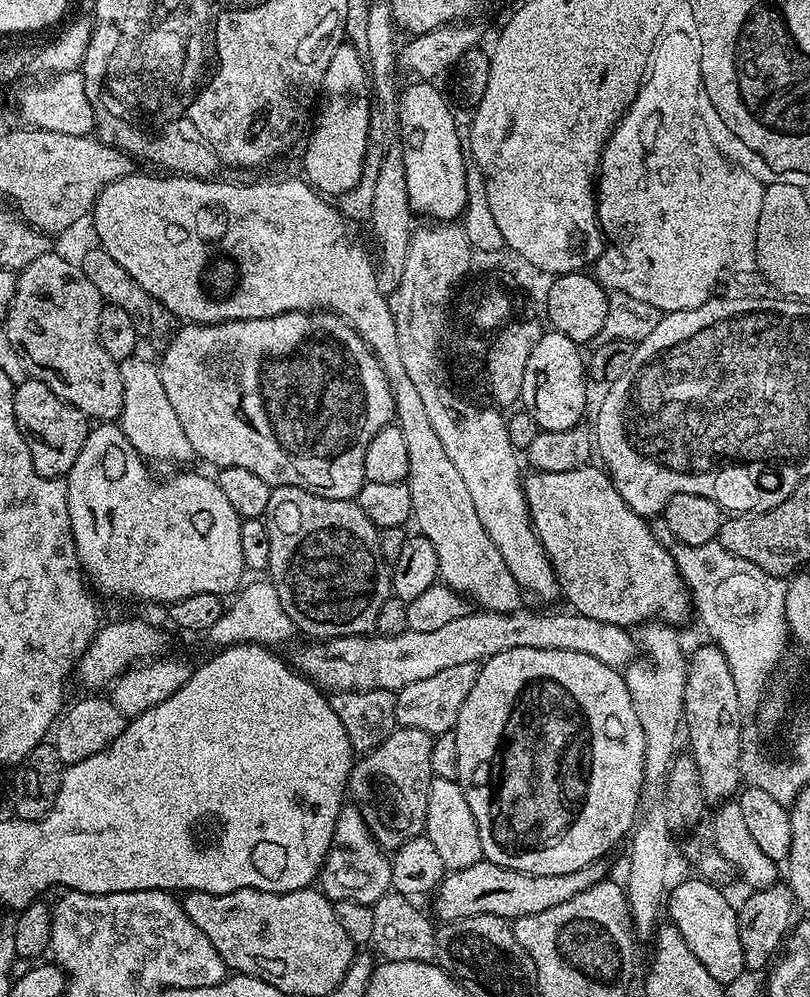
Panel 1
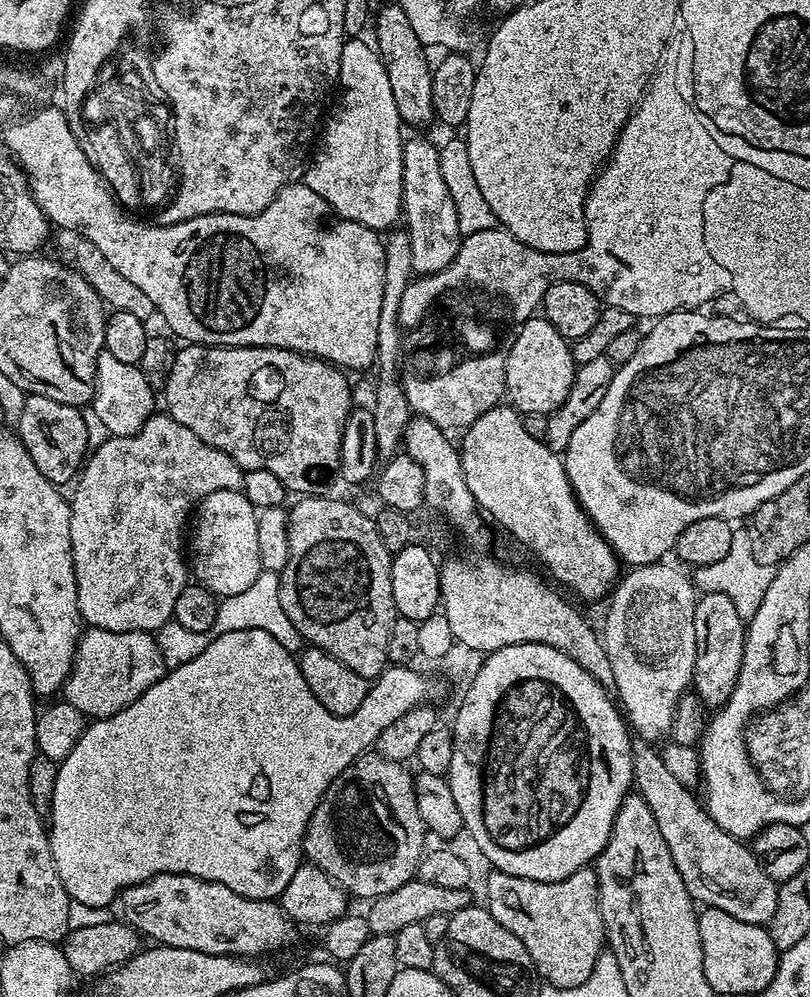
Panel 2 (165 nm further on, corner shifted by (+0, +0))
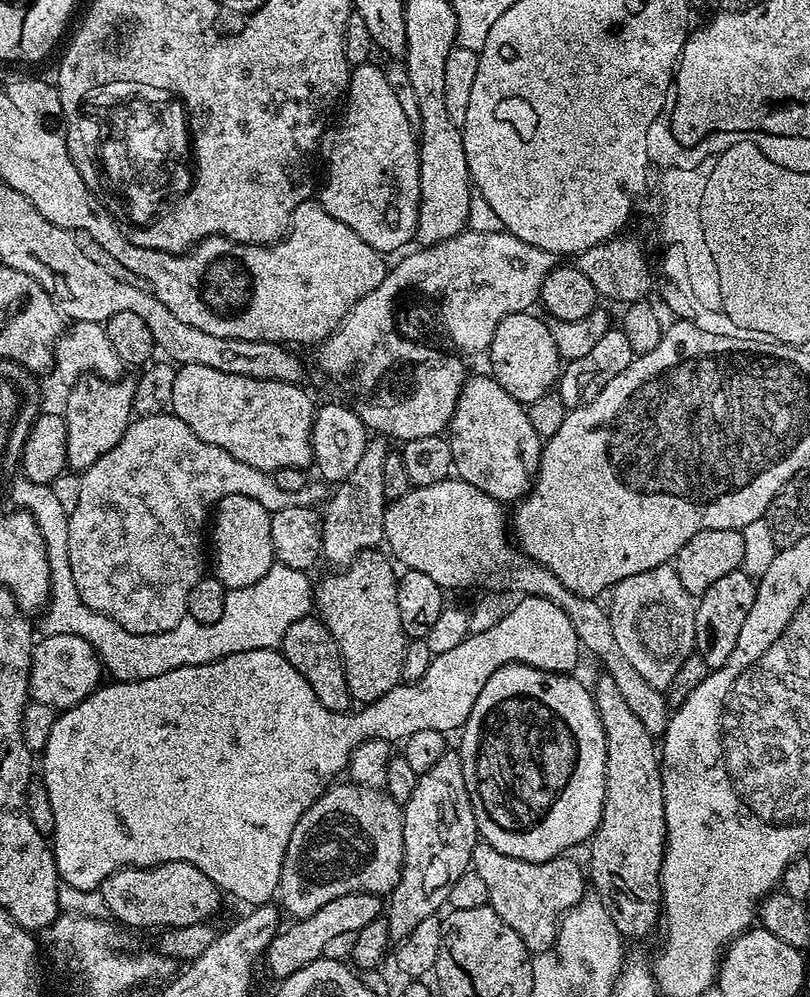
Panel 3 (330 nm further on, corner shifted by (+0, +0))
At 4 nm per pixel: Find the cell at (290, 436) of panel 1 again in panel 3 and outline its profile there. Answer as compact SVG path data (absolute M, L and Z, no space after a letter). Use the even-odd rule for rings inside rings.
M186 364L176 368L171 415L176 416L202 442L234 454L238 462L274 473L282 466L307 469L312 464L312 423L316 408L300 384L246 378Z

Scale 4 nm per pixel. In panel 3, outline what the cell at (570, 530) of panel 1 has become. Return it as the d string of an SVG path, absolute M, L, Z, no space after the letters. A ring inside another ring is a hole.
M473 375L464 385L452 420L448 423L446 439L452 451L455 475L461 480L470 482L470 486L478 486L478 490L501 502L509 502L508 500L519 502L532 491L540 466L542 437L536 433L534 426L530 426L527 407L510 398L510 394L506 394L506 390L502 390L500 383L492 379L491 375L476 377Z

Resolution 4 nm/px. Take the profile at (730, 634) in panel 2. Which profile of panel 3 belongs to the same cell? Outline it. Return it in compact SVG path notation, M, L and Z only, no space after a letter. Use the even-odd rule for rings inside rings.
M742 570L725 574L718 578L706 594L698 598L696 605L696 646L695 651L706 662L709 670L720 668L734 654L738 646L738 634L746 622L746 614L750 614L750 606L754 606L757 581Z

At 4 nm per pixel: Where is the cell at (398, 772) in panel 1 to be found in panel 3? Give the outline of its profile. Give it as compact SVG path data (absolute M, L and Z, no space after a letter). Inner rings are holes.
M339 784L329 787L304 811L290 834L278 889L279 907L289 917L306 918L342 894L369 892L383 897L392 893L400 877L404 865L401 805L379 788Z

